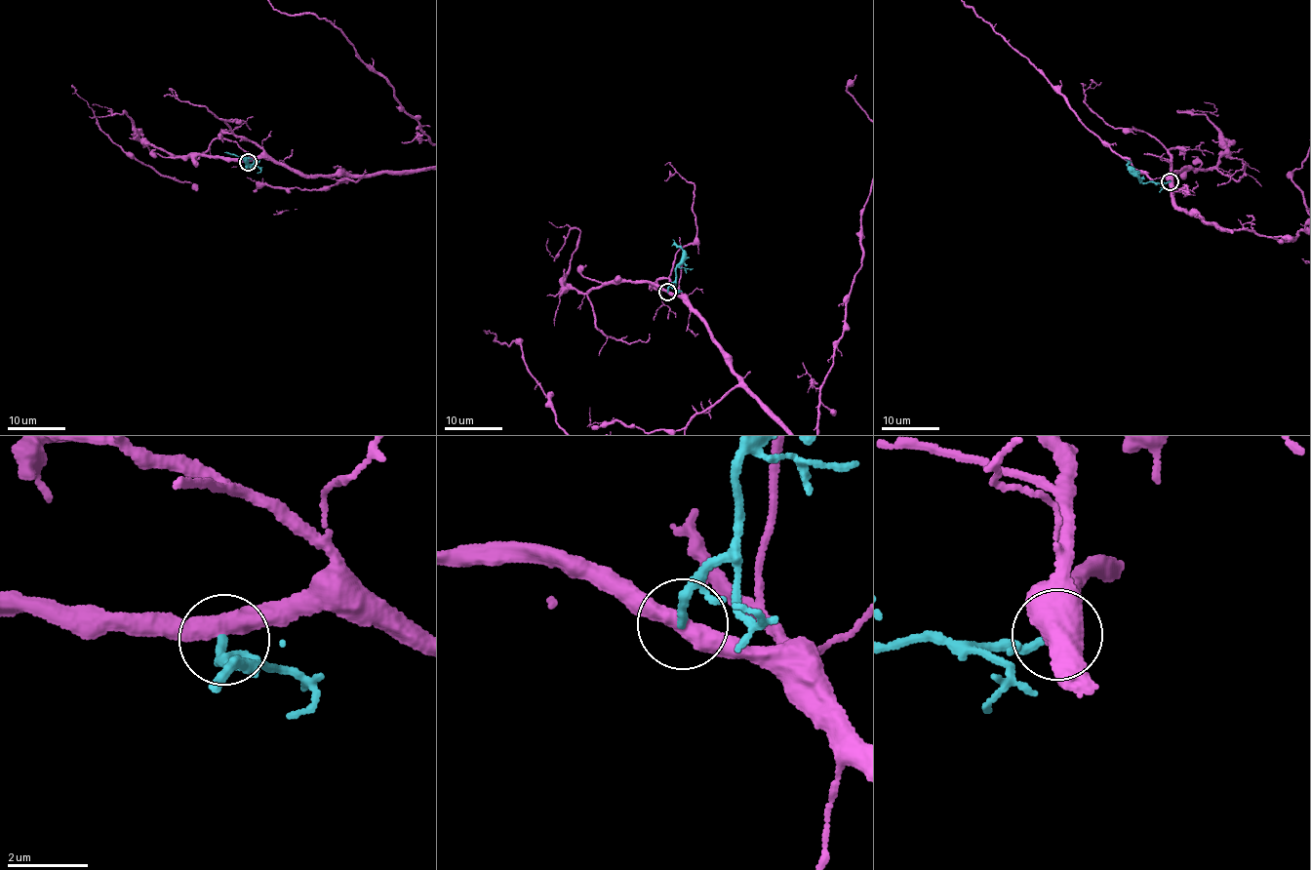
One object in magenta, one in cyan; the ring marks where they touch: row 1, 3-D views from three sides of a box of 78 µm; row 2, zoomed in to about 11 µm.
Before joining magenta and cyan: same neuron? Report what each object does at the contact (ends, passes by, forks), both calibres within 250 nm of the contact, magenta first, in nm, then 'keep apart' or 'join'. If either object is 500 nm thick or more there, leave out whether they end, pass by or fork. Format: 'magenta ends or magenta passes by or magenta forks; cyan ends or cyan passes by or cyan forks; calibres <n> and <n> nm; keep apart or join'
magenta passes by; cyan ends; calibres 440 and 200 nm; keep apart

